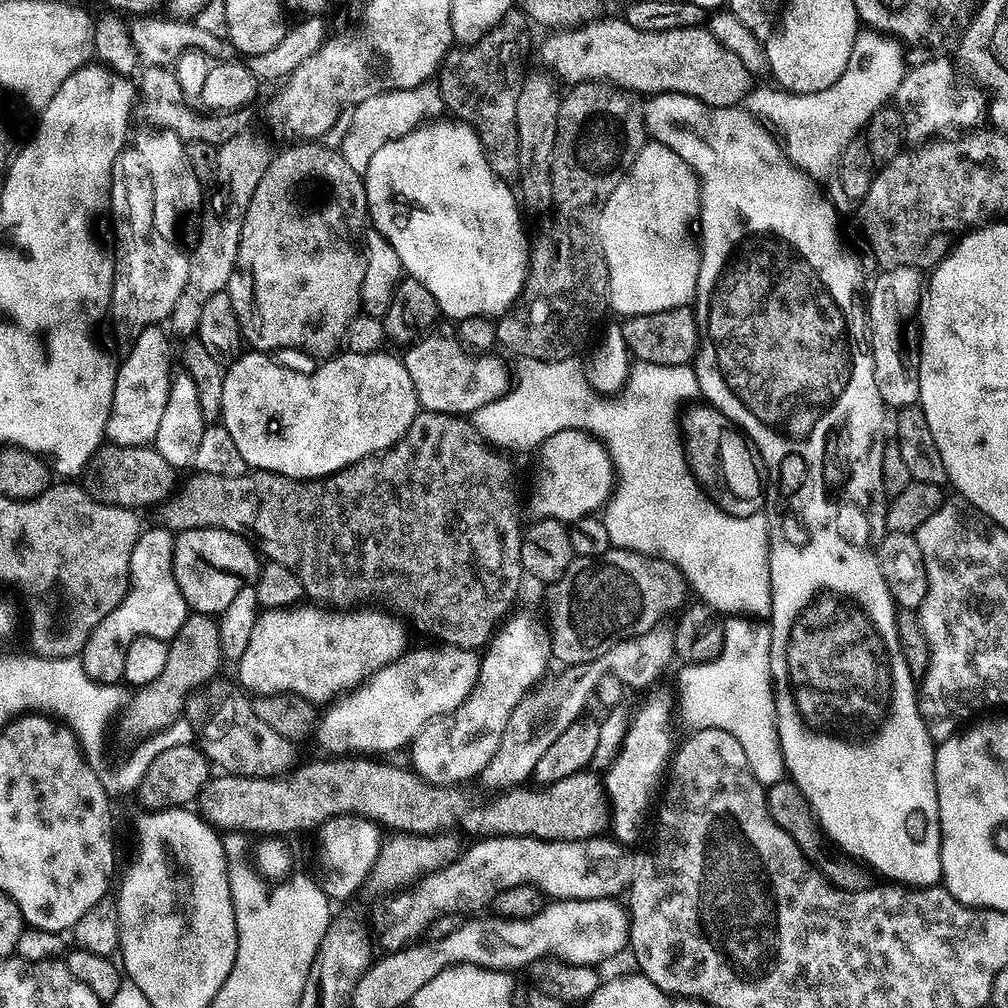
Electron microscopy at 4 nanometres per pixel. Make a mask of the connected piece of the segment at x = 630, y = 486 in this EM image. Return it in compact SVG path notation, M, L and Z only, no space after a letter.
M519 359L518 364L514 366L514 376L518 378L518 382L500 396L498 399L479 407L472 416L471 421L473 428L483 440L487 440L493 447L502 450L524 450L532 448L539 449L542 442L546 442L546 438L550 438L550 434L558 434L558 430L574 430L580 428L583 432L590 433L596 439L602 441L604 447L612 458L612 464L616 467L618 477L618 491L615 496L608 501L602 512L602 519L606 526L606 534L610 534L610 542L612 547L621 548L627 552L637 552L643 556L657 556L660 560L670 562L674 566L680 568L680 573L688 580L689 589L693 593L696 592L701 601L707 604L713 612L717 614L739 614L745 618L764 618L771 613L772 610L772 591L770 590L770 576L768 574L768 518L767 515L757 514L755 516L732 516L728 512L720 509L712 497L701 488L700 483L696 481L696 475L692 473L692 467L688 465L688 455L684 452L684 436L682 435L682 410L680 407L691 405L692 399L700 396L700 387L698 386L698 378L696 377L696 369L692 364L683 364L682 366L658 366L657 364L645 364L643 362L635 363L631 367L631 373L628 381L619 398L599 398L597 393L593 391L588 384L585 376L585 365L579 364L579 359L570 360L526 360Z

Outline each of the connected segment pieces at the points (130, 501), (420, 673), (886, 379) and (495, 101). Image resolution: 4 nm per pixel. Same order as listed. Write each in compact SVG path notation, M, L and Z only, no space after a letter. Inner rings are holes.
M105 443L92 456L86 469L87 476L86 490L93 498L101 500L103 504L133 510L148 508L151 504L163 505L178 488L177 469L172 468L170 462L166 462L166 458L162 458L162 454L158 454L152 446L135 448Z
M432 646L436 648L416 648L405 651L404 655L399 656L396 660L391 660L386 666L382 666L379 670L369 676L363 684L356 685L355 688L343 693L339 698L333 699L327 705L328 713L320 720L320 744L325 748L328 754L363 754L368 758L380 758L385 754L383 752L396 752L399 748L407 749L416 736L424 729L424 725L437 720L440 716L447 716L453 712L465 698L468 697L473 685L476 684L478 670L480 669L480 656L475 651L466 648L449 648L447 646Z
M890 268L879 273L881 276L872 284L872 293L866 296L866 331L870 337L870 347L874 358L874 382L878 382L878 394L889 409L911 408L920 399L918 390L918 370L913 357L904 353L904 331L908 328L908 319L918 312L918 301L922 295L921 285L916 285L917 269Z
M513 6L500 21L479 36L476 41L453 47L445 56L438 73L438 85L445 109L457 121L469 124L476 131L476 137L480 139L480 144L484 148L486 162L490 162L490 170L494 170L498 178L509 182L515 181L520 174L516 111L518 94L526 79L526 71L524 72L520 63L523 62L524 51L528 48L528 28L530 29L528 17L520 11L519 7Z

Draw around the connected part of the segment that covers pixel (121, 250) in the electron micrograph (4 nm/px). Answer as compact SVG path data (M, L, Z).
M125 147L118 158L114 158L111 212L112 224L116 227L116 269L112 283L110 320L113 320L112 328L116 331L117 342L128 346L138 338L142 330L171 317L186 286L188 257L171 244L171 239L144 240L154 232L154 190L150 174L142 162L142 154L138 154L135 147Z

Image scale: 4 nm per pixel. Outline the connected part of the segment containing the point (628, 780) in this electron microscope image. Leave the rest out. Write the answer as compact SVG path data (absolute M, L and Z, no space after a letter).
M649 691L648 697L644 700L644 705L636 712L636 717L627 721L624 730L624 740L620 743L620 749L613 757L602 776L603 791L606 793L607 803L610 805L610 828L616 831L616 836L620 840L632 840L636 836L636 831L640 828L640 823L644 820L644 815L648 812L648 807L652 804L652 795L661 787L666 776L666 769L669 767L674 751L674 740L672 744L672 712L674 716L674 696L668 692Z

